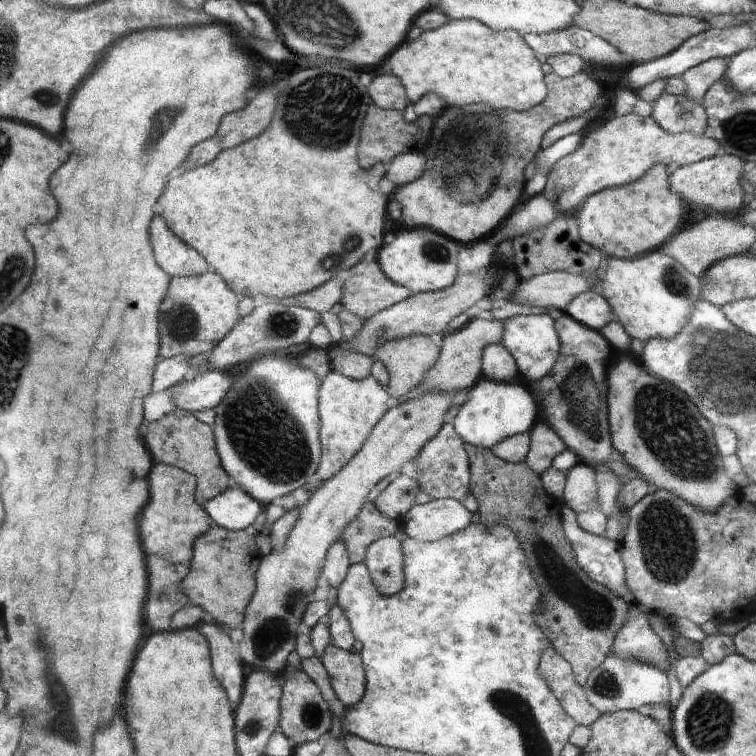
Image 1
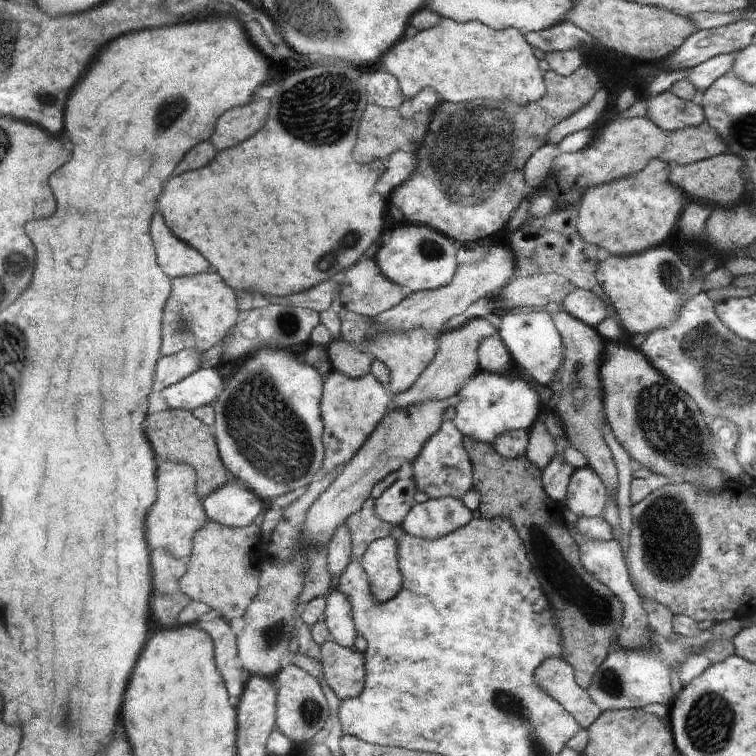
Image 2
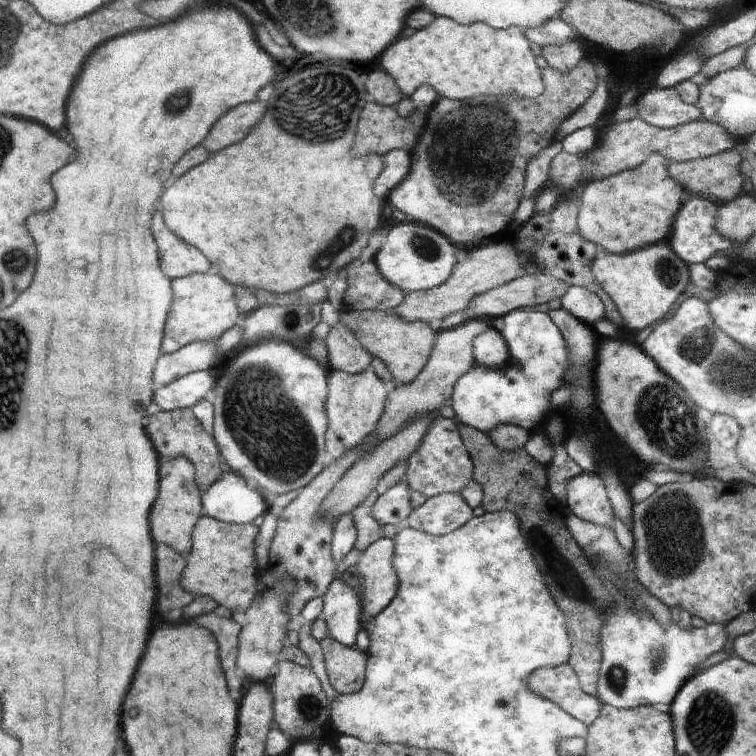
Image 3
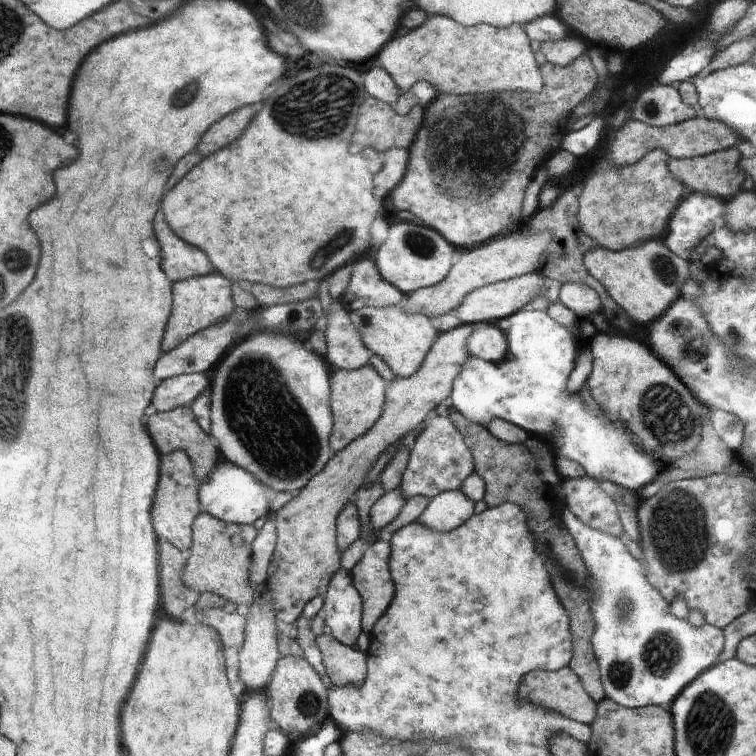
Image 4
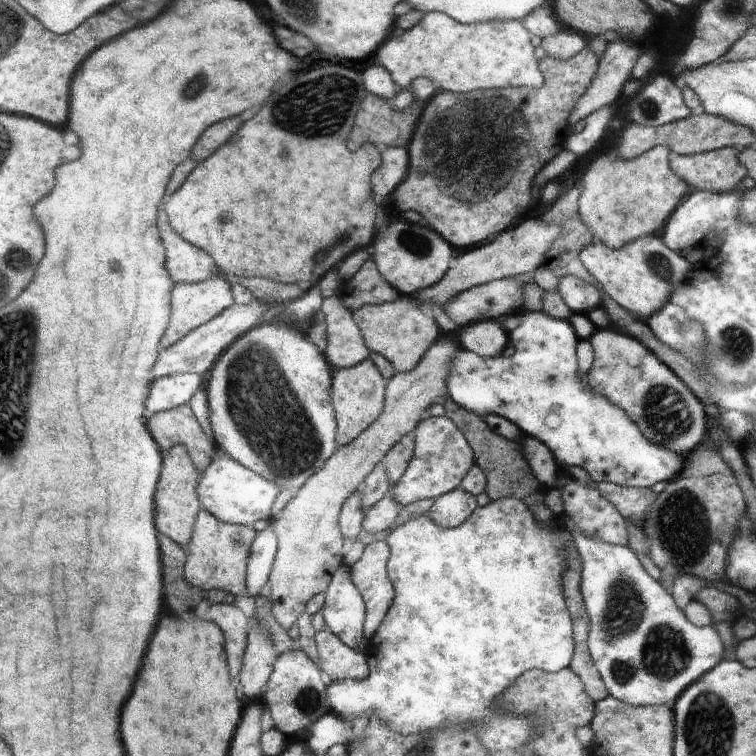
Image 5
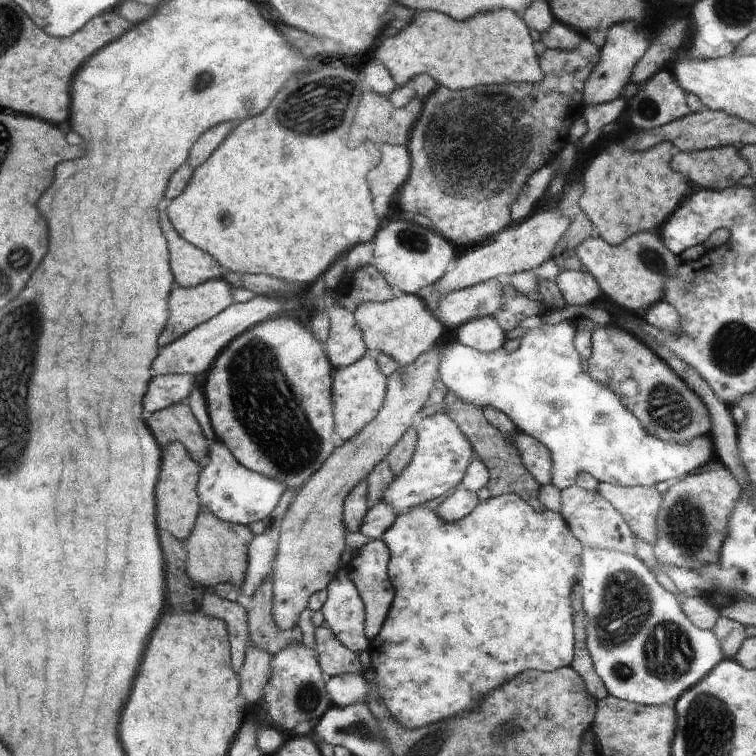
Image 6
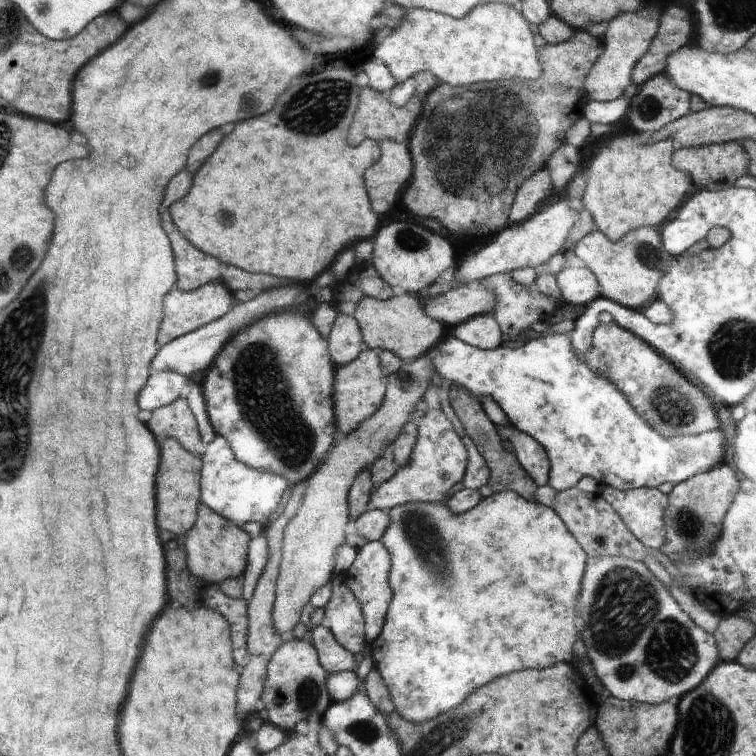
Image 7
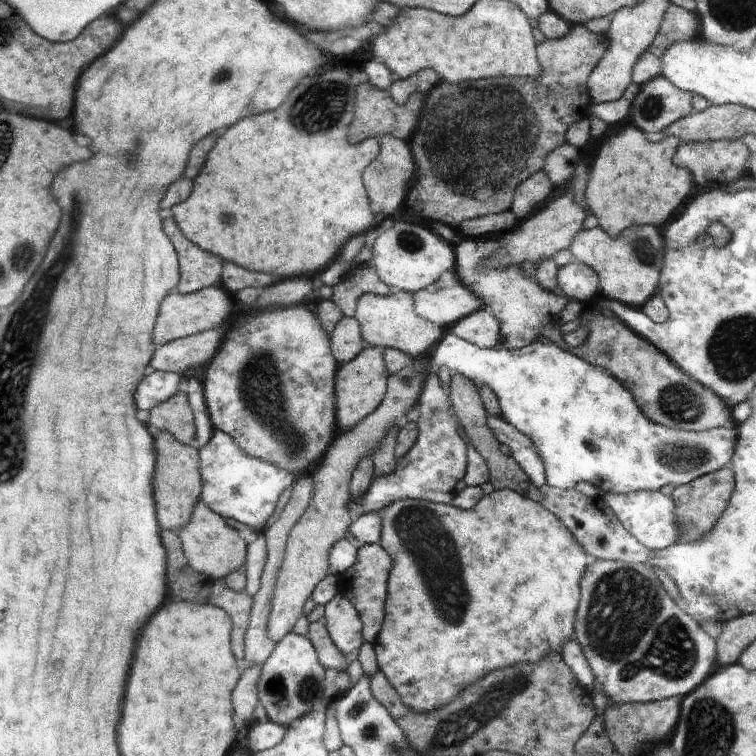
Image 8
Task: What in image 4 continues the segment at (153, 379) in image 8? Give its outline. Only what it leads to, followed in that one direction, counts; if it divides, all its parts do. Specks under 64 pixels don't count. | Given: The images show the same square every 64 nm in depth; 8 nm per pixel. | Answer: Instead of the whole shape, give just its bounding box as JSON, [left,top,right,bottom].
[154,373,210,412]

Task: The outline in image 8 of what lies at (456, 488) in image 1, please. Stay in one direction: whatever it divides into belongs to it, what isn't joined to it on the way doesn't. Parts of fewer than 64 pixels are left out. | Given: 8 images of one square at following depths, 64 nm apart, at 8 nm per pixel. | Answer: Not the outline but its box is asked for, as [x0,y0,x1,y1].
[350,370,466,518]

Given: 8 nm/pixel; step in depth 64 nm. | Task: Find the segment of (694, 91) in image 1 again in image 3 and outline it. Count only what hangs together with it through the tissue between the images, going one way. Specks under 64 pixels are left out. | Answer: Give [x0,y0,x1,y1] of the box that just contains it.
[691,42,750,85]

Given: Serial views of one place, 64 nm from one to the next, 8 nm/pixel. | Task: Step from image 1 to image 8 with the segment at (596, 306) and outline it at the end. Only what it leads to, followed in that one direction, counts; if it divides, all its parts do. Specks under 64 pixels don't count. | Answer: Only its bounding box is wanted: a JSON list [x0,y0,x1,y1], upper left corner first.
[557,259,601,305]

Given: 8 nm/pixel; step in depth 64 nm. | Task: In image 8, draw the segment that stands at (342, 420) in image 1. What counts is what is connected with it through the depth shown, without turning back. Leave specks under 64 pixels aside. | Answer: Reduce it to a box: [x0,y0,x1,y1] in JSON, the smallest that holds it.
[336,345,387,432]

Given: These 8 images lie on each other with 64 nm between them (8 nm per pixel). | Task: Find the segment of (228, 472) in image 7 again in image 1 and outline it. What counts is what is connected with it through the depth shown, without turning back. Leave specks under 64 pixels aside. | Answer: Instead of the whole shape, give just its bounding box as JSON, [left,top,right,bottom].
[204,488,262,531]

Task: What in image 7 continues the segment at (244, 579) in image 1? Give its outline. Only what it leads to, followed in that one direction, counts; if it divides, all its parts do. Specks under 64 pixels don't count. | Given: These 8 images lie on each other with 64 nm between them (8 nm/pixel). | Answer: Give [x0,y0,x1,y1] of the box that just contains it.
[184,505,250,584]

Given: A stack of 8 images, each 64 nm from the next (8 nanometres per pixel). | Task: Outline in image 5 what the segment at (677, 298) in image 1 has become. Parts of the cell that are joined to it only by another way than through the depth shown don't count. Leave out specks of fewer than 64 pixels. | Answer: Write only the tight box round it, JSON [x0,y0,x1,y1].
[579,236,691,322]

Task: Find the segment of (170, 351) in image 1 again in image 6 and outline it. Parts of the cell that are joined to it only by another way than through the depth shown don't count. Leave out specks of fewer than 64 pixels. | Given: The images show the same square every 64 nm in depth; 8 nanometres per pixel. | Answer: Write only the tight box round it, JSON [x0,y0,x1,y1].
[160,280,232,348]

